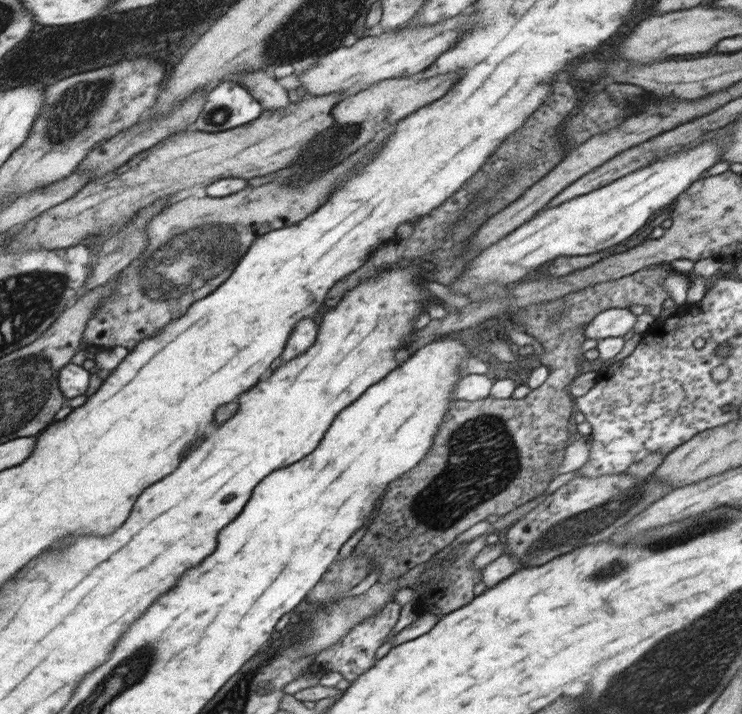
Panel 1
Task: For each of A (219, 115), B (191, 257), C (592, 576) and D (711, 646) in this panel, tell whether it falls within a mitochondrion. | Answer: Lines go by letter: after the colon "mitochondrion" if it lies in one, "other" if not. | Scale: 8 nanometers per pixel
A: mitochondrion
B: mitochondrion
C: mitochondrion
D: mitochondrion

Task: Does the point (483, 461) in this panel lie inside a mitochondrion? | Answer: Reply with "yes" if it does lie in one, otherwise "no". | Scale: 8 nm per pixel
yes

